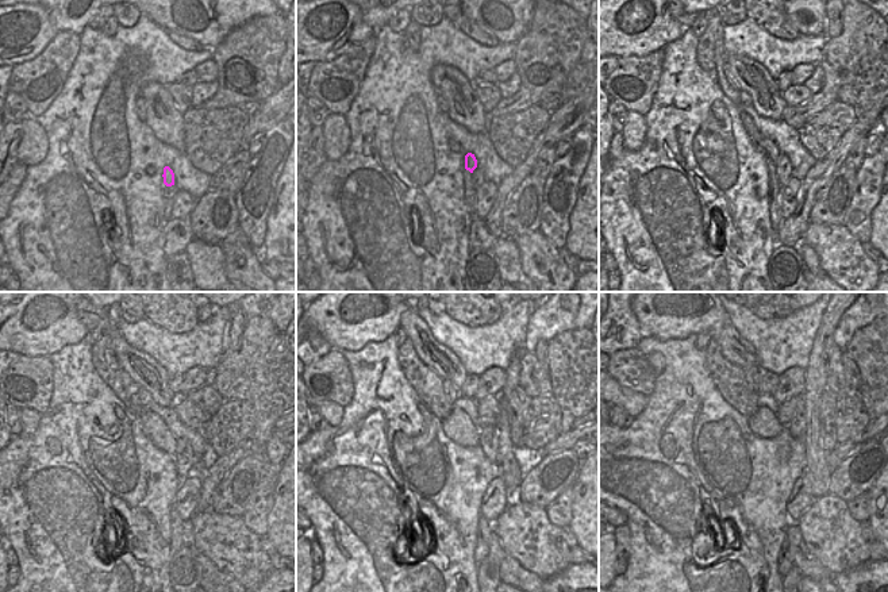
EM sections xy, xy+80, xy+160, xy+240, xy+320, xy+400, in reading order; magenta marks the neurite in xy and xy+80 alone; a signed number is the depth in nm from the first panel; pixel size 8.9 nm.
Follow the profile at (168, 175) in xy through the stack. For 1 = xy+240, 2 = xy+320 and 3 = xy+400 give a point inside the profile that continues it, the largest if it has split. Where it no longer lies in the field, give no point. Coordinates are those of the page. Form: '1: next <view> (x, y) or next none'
1: next xy+240 (154, 427)
2: next xy+320 (457, 425)
3: next xy+400 (764, 422)

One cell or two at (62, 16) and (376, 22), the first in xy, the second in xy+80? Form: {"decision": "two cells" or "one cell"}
{"decision": "one cell"}

